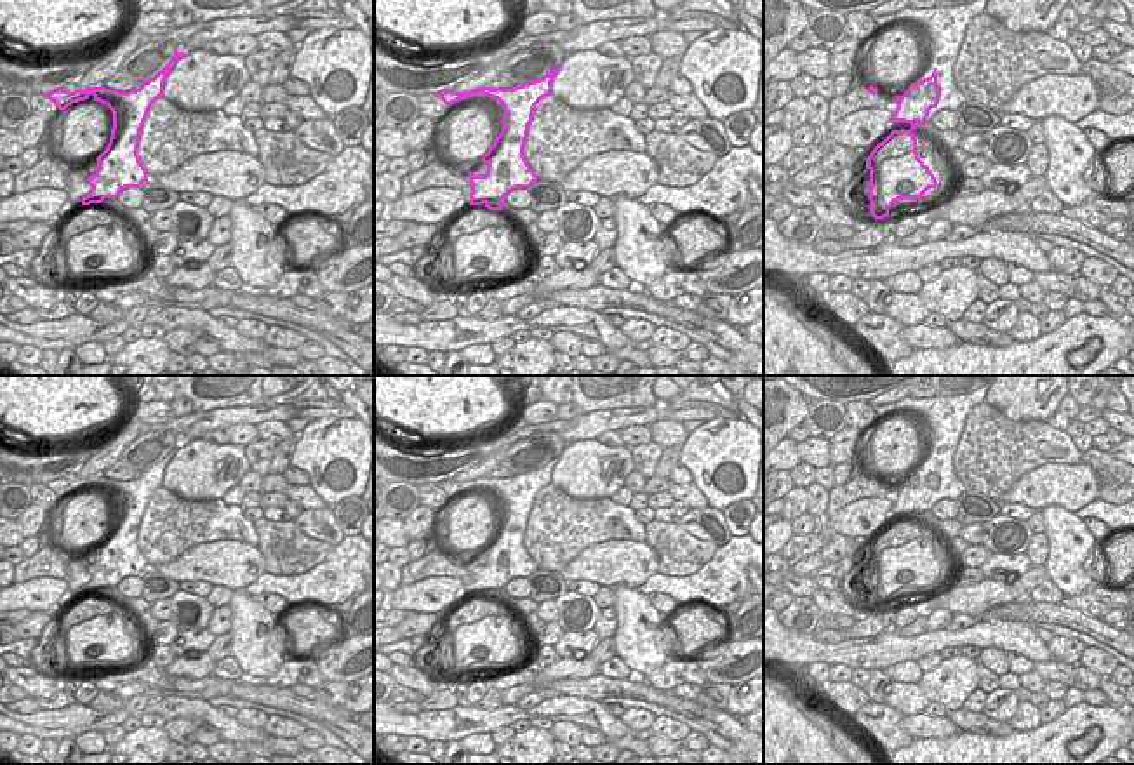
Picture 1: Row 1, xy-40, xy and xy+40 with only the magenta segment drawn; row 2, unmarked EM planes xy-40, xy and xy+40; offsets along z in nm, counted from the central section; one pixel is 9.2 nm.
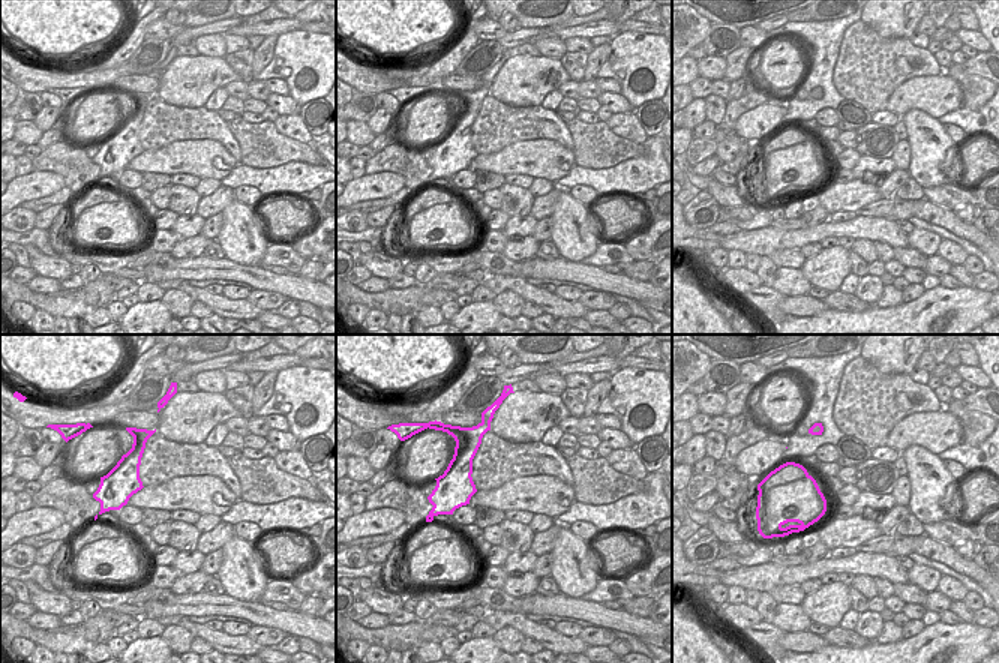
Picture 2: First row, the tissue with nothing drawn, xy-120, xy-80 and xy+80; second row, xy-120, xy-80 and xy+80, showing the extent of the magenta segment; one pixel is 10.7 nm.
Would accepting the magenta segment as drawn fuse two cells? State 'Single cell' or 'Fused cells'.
Fused cells.

